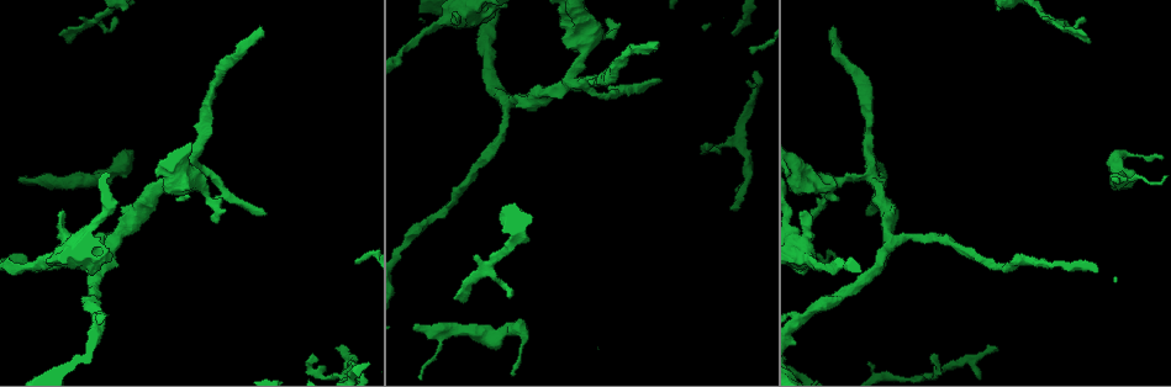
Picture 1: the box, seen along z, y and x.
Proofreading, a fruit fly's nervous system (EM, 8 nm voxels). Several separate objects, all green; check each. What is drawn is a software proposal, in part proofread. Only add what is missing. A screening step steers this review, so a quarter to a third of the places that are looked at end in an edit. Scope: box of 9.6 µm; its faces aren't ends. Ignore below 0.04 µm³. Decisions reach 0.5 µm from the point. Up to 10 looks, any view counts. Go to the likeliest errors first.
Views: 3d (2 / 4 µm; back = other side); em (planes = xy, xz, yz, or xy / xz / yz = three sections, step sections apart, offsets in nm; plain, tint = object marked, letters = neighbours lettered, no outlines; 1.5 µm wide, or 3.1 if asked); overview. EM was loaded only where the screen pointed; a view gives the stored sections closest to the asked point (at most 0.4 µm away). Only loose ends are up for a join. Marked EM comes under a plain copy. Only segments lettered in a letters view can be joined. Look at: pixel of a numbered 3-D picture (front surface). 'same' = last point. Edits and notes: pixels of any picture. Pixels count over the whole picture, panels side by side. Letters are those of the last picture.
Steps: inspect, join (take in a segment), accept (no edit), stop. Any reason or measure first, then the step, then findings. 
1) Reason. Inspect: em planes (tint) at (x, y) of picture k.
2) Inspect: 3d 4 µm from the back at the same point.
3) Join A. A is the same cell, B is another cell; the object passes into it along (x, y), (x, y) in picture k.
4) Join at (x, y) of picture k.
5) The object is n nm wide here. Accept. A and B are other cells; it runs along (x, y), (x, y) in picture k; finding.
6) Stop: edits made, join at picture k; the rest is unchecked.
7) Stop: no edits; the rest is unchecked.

Branch stops here. Inspect: 3d 2 µm from the back at (735, 211) of picture 1.

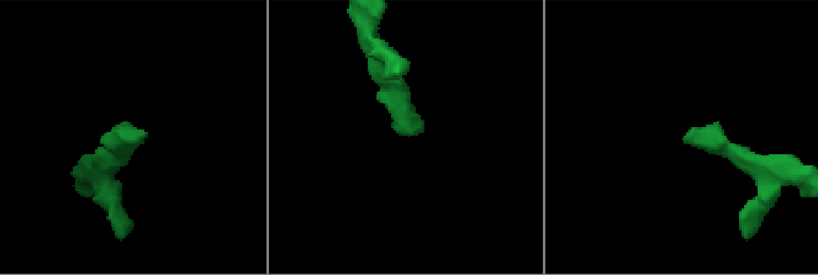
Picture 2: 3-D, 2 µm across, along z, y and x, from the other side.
Now the EM. Inspect: em xy step 8 (letters) at (136, 140) of picture 2.

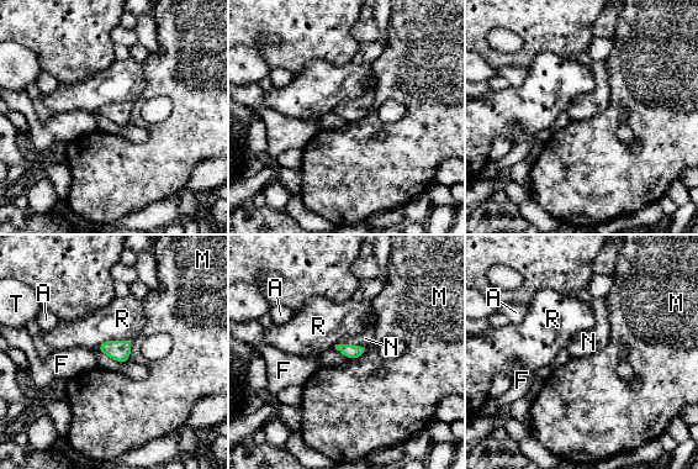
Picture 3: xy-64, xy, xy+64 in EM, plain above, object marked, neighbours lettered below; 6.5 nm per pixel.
Inspect: em planes (letters) at the same point.

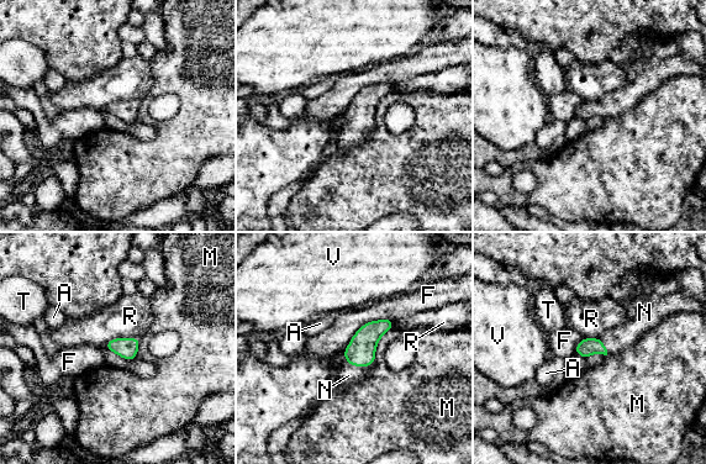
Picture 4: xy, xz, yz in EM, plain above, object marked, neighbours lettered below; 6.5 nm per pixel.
Join N. N is the same cell, A, F, M, R, T and V are other cells; the object passes into it along (361, 352), (358, 365), (348, 375) in picture 4; the cell continues.

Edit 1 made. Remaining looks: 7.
See it whole again. Inspect: overview.

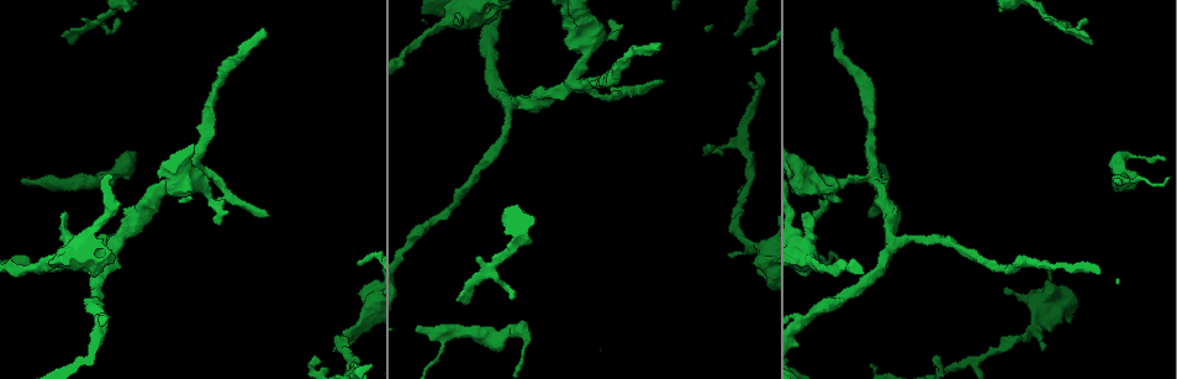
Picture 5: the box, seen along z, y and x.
An open end. Inspect: em planes (letters) at (21, 182) of picture 5.

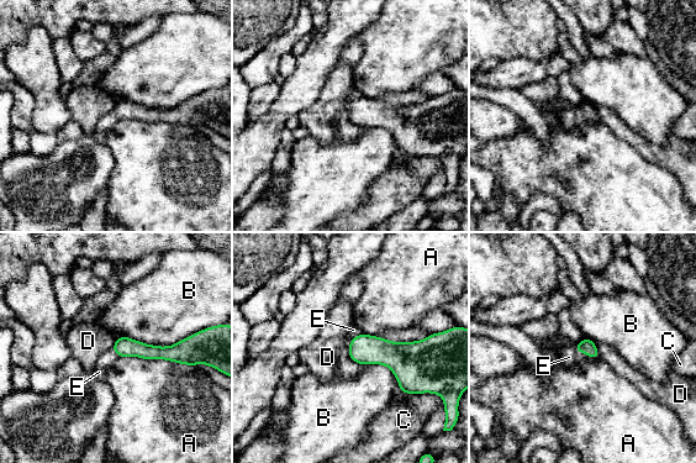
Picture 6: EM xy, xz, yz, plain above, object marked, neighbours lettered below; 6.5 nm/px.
Join E. E is the same cell, A, B, C and D are other cells; the object passes into it along (588, 347), (581, 352), (569, 357) in picture 6; it goes on there.

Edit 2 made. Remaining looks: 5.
Inspect: overview.

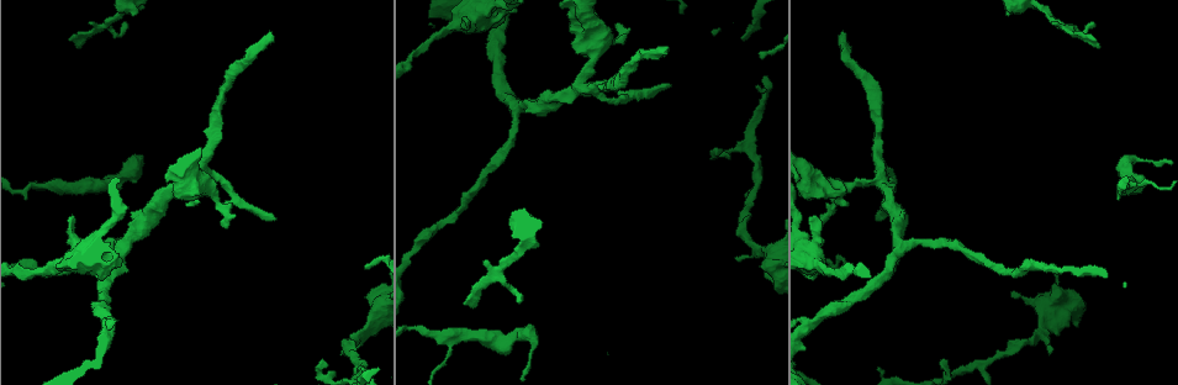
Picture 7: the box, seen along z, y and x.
Thin end. Inspect: 3d 2 µm at (473, 308) of picture 7.

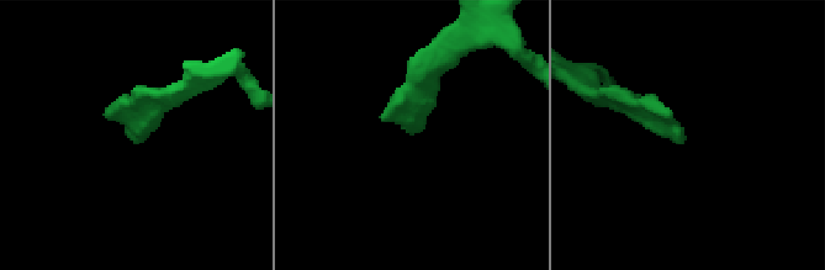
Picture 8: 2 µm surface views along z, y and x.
Need the tissue. Inspect: em xy step 4 (tint) at (684, 140) of picture 8.

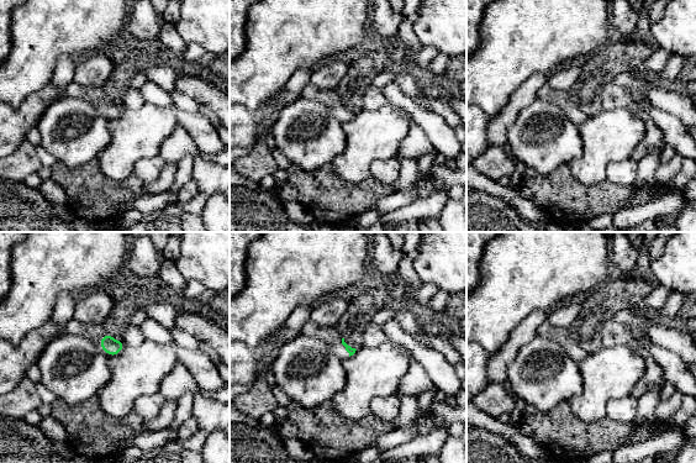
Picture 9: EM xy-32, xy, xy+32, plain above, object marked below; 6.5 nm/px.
Cut it another way. Inspect: em planes (letters) at the same point.

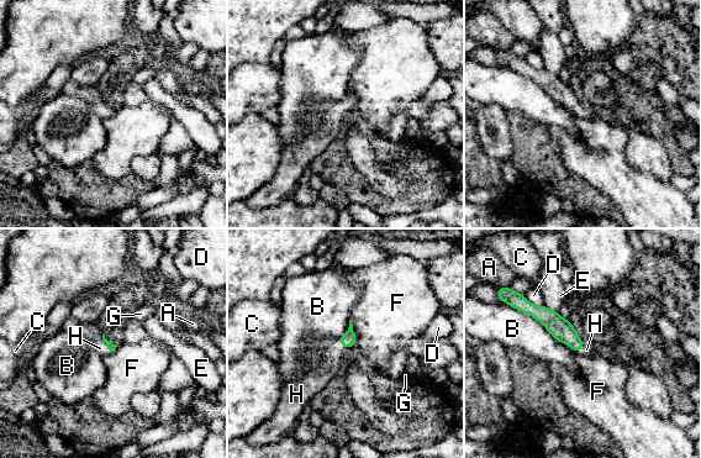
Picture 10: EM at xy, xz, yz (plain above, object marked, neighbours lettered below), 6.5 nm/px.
Join H. H is the same cell, A, B, C, D, E, F and G are other cells; it goes on there.

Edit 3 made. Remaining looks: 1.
Stop: edits made, join at picture 4, join at picture 6, join at picture 10; the rest is unchecked.

